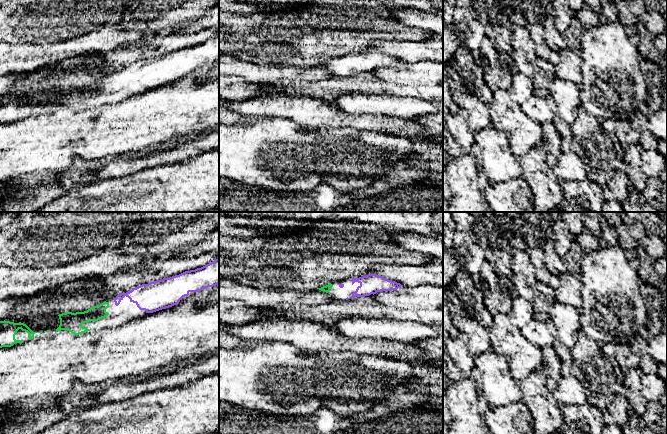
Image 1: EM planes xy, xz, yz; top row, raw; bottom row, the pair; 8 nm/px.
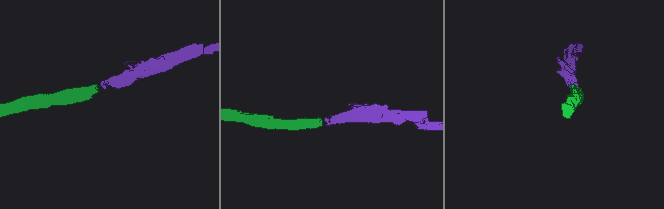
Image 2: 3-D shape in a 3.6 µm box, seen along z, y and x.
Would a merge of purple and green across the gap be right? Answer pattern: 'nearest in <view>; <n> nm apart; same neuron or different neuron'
nearest in xy; 50 nm apart; same neuron

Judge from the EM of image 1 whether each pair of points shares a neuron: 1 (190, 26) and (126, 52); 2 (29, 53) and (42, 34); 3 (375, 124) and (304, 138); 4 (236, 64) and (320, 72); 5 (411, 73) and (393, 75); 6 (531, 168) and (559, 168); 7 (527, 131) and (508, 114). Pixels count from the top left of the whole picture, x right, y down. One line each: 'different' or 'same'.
1: same
2: different
3: different
4: same
5: same
6: different
7: same

